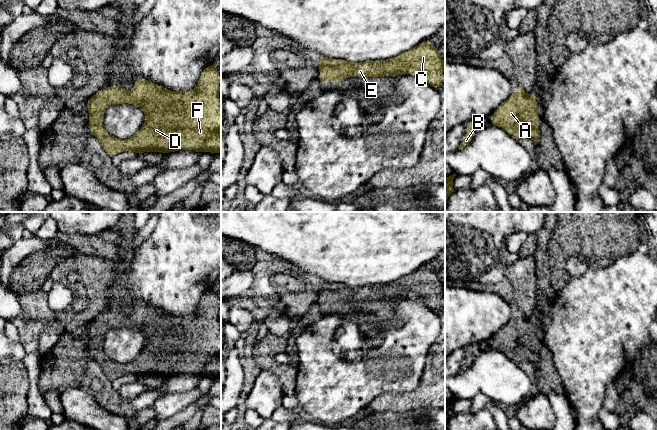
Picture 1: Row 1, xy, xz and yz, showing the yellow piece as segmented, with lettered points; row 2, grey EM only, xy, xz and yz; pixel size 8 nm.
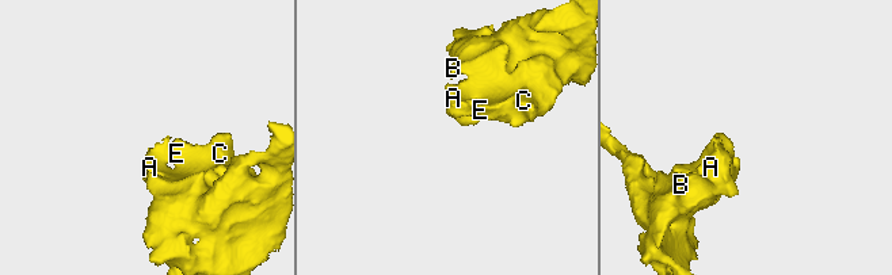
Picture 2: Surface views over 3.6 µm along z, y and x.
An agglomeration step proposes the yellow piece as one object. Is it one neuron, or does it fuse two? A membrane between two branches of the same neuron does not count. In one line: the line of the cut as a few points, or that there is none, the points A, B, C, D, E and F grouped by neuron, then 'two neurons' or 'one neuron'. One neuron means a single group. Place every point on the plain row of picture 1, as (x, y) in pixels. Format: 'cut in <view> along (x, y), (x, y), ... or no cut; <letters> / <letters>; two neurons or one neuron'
no cut; A B C D E F; one neuron

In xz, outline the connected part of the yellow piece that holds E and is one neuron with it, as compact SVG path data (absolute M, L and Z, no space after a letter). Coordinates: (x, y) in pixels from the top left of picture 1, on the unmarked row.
M425 264L415 272L386 284L352 288L320 279L317 291L324 307L340 306L350 300L385 301L410 297L420 299L429 309L439 313L445 285L439 279L438 272Z

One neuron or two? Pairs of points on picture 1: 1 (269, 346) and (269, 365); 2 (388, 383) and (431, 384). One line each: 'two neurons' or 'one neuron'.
1: one neuron
2: two neurons

